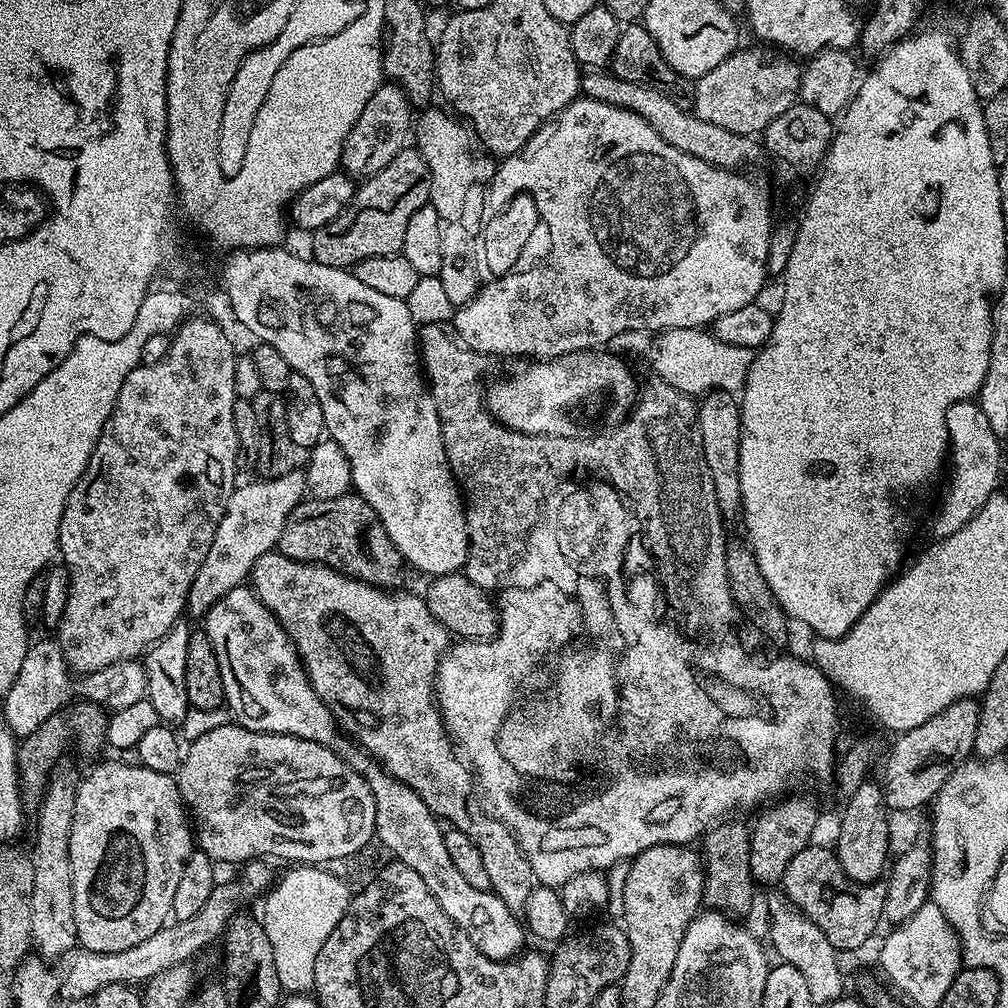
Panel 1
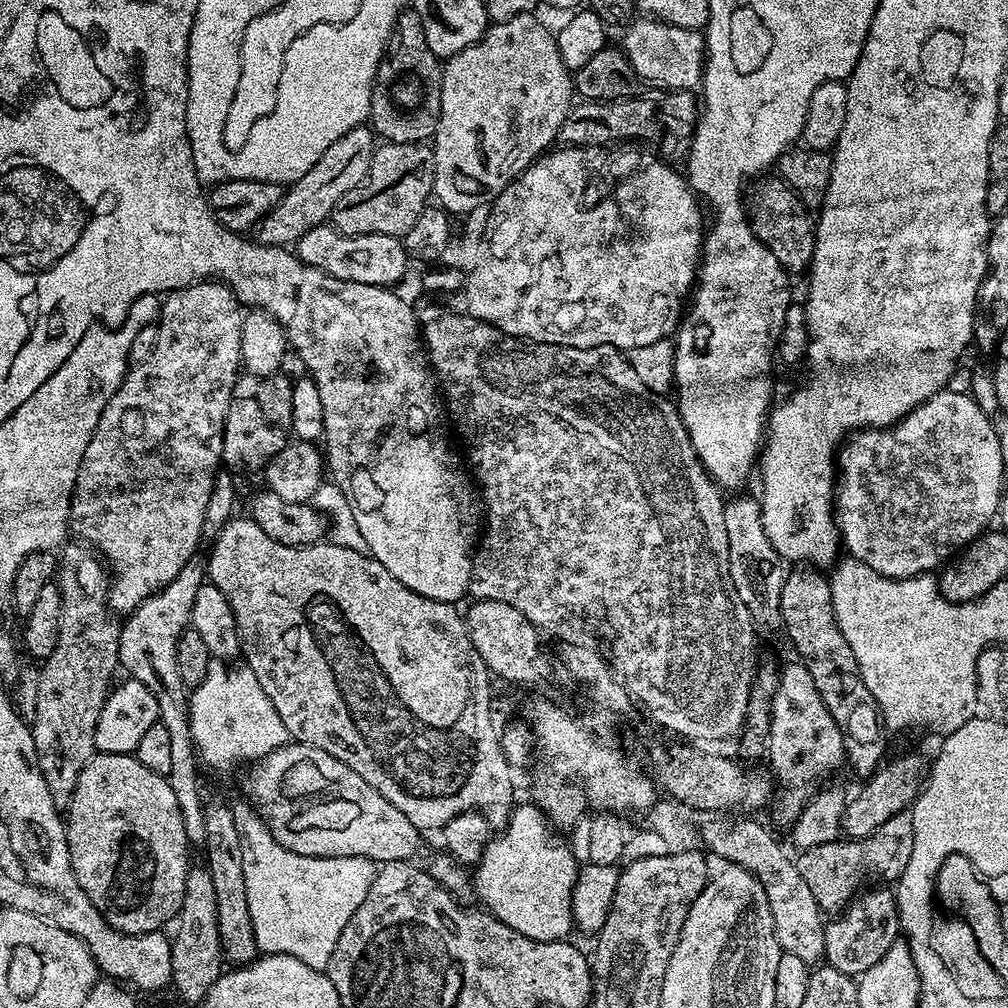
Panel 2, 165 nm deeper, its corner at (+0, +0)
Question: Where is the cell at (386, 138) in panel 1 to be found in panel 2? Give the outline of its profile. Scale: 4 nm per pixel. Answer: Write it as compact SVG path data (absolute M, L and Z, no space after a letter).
M361 126L342 134L342 138L338 138L338 142L334 142L334 146L330 146L330 150L326 150L326 154L322 154L322 158L318 158L306 174L302 174L302 178L287 185L278 206L274 206L274 210L270 210L270 214L266 214L256 225L255 239L271 248L292 246L302 238L302 234L325 223L339 199L367 178L377 147L378 140L371 127Z

